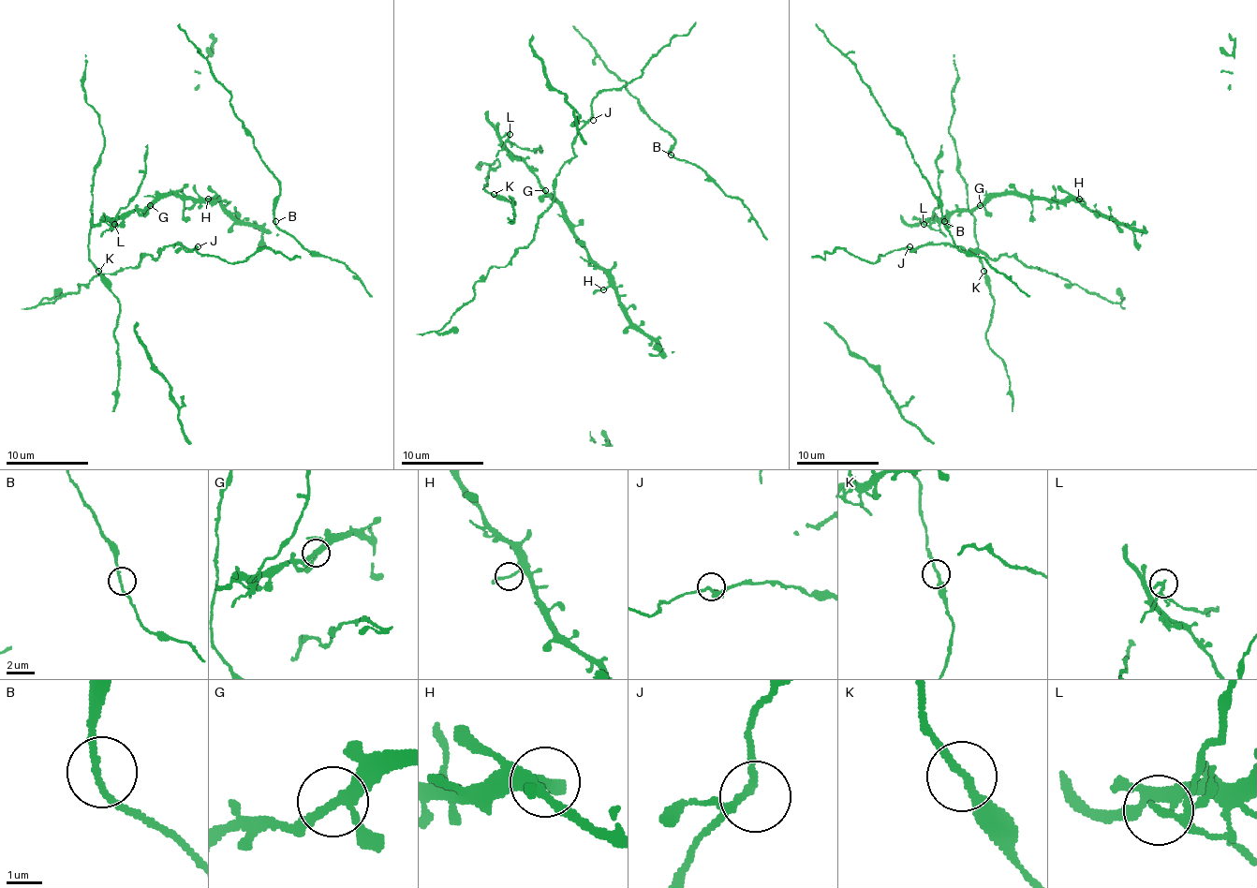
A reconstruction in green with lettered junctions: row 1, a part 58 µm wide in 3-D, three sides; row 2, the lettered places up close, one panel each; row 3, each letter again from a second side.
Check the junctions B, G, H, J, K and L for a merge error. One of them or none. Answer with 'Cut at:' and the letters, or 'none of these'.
Cut at: L

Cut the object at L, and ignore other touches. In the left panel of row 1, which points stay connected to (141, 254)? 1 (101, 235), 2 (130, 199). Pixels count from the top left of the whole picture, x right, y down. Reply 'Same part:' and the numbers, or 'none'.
Same part: none

